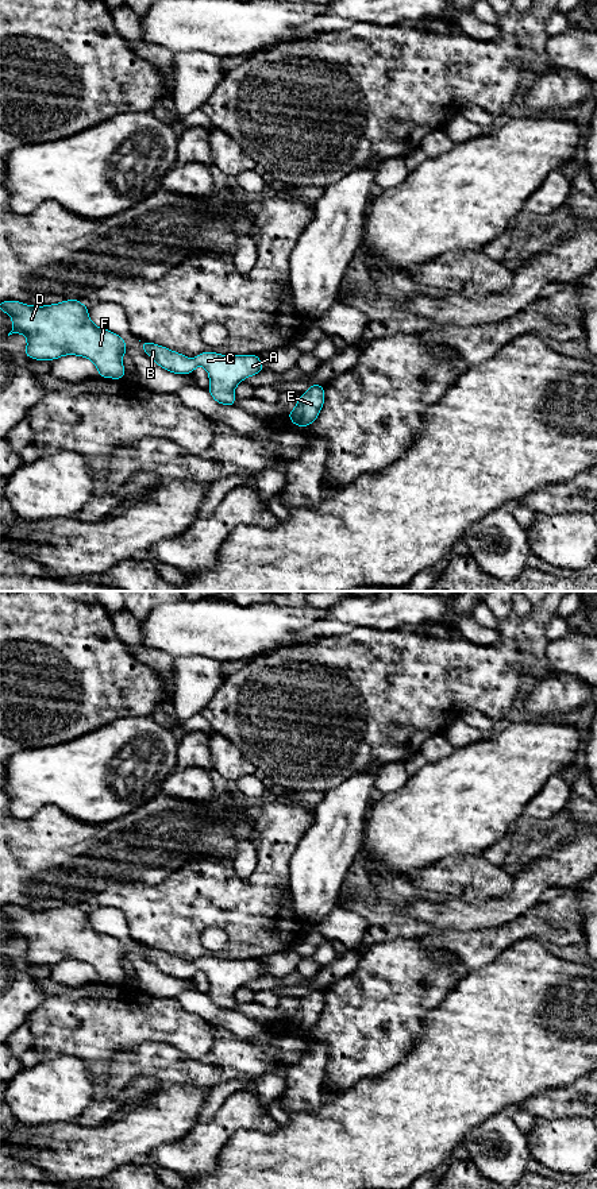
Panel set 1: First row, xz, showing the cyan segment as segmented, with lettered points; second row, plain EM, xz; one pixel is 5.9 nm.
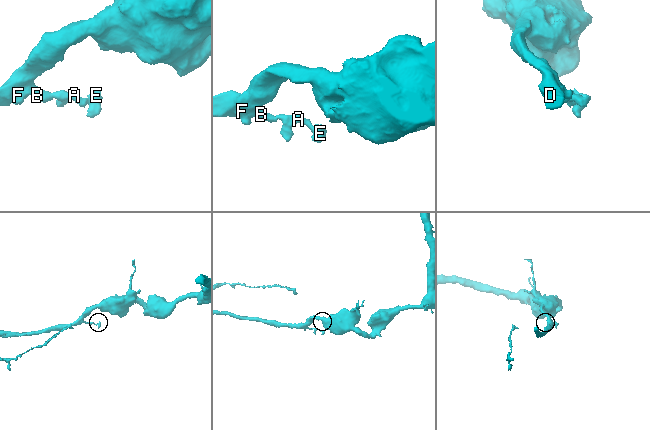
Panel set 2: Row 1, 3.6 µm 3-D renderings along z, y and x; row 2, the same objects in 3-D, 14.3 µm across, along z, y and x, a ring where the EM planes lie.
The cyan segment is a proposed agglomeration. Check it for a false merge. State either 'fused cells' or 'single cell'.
single cell

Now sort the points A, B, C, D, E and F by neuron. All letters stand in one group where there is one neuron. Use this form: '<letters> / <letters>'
A B C D E F

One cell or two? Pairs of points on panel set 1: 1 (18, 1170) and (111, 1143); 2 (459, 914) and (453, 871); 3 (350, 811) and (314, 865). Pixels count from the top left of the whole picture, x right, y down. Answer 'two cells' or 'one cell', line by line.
1: two cells
2: two cells
3: one cell

